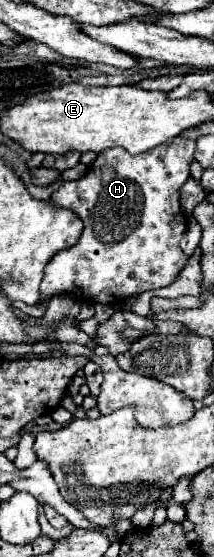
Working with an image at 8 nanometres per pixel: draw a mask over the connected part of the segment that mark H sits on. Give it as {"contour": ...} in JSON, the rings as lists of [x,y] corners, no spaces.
{"contour":[[[183,136],[171,138],[155,146],[151,152],[135,156],[129,154],[125,148],[109,148],[107,152],[101,152],[97,156],[97,160],[89,166],[83,178],[65,182],[57,192],[53,192],[51,202],[55,202],[61,208],[69,208],[77,216],[81,216],[85,228],[79,242],[73,248],[57,252],[47,264],[41,282],[41,300],[47,300],[51,294],[71,292],[83,302],[87,302],[89,296],[93,298],[91,302],[113,304],[117,300],[131,298],[141,292],[163,288],[175,282],[189,260],[179,248],[179,242],[187,227],[179,200],[180,188],[189,180],[189,164],[195,160],[193,154],[195,140],[187,140]]]}

